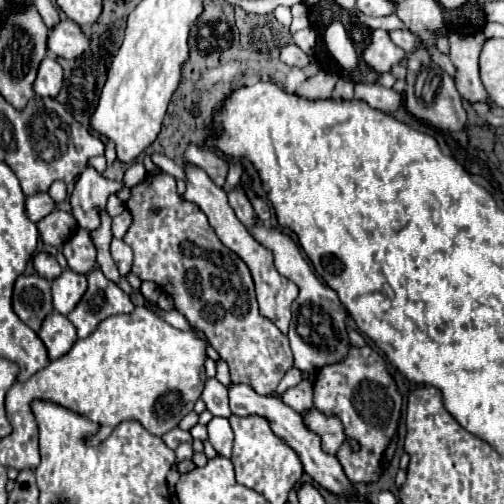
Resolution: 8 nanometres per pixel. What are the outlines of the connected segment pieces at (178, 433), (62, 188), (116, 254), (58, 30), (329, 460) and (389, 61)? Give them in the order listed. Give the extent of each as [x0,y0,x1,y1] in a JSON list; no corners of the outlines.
[[164,427,192,449],[48,181,66,203],[110,239,132,275],[48,15,90,59],[228,385,352,497],[360,29,406,73]]

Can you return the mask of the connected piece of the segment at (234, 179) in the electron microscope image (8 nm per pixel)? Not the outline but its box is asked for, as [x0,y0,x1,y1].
[224,163,244,191]

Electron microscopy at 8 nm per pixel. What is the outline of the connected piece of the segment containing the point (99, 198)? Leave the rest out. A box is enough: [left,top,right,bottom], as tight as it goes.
[70,167,124,231]

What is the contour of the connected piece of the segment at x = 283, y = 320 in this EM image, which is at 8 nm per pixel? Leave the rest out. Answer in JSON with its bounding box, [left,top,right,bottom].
[182,163,298,335]

